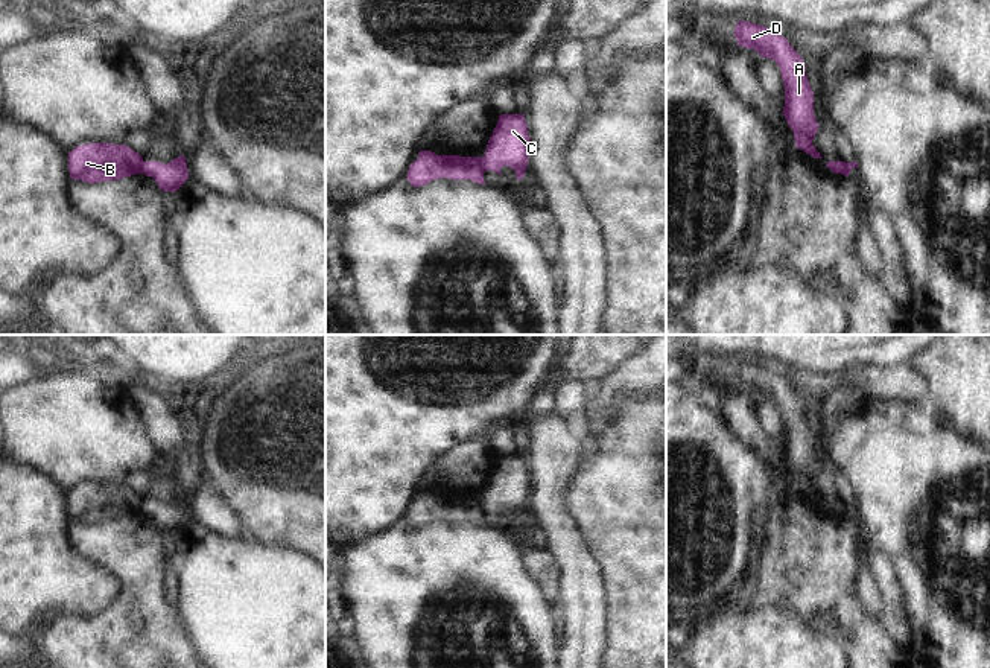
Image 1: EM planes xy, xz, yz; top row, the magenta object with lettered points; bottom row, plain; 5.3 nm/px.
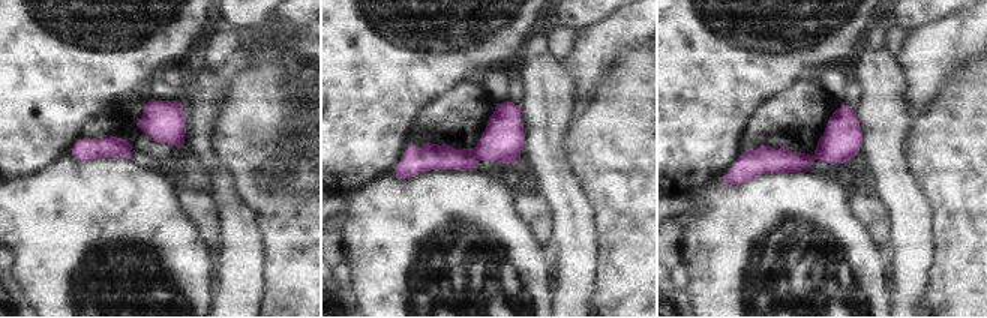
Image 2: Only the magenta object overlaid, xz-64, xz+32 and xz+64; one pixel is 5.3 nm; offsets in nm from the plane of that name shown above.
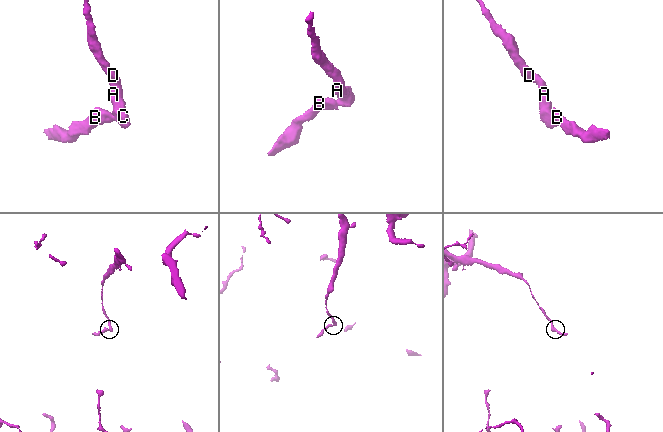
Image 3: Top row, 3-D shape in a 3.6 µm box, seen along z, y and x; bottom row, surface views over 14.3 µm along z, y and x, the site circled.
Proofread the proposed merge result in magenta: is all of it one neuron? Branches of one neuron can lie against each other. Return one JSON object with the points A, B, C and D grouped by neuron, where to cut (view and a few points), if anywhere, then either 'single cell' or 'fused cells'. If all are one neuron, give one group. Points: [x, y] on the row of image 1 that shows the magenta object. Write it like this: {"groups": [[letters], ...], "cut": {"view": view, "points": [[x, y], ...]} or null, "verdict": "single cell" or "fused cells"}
{"groups": [["A", "C", "D"], ["B"]], "cut": {"view": "yz", "points": [[838, 160], [843, 172]]}, "verdict": "fused cells"}

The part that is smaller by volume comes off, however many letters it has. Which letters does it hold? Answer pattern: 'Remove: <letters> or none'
Remove: B

